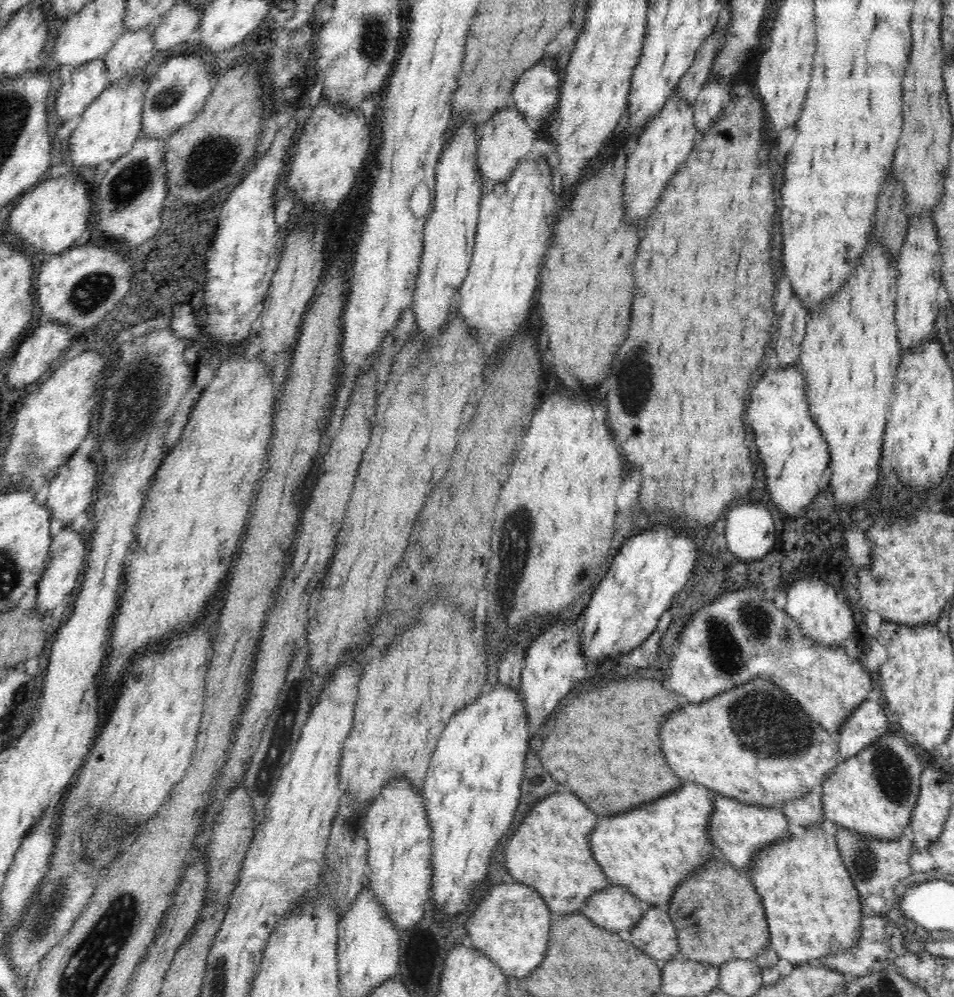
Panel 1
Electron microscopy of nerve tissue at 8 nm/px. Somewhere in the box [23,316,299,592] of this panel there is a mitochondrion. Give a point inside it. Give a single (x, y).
(132, 413)

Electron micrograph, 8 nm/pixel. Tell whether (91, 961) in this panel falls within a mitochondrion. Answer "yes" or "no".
yes

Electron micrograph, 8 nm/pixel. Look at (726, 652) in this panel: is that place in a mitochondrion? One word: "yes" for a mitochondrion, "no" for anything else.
yes

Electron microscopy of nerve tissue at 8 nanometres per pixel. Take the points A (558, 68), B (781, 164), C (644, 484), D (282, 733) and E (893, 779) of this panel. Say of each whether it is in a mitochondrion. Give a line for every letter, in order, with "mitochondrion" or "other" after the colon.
A: other
B: other
C: other
D: mitochondrion
E: mitochondrion

